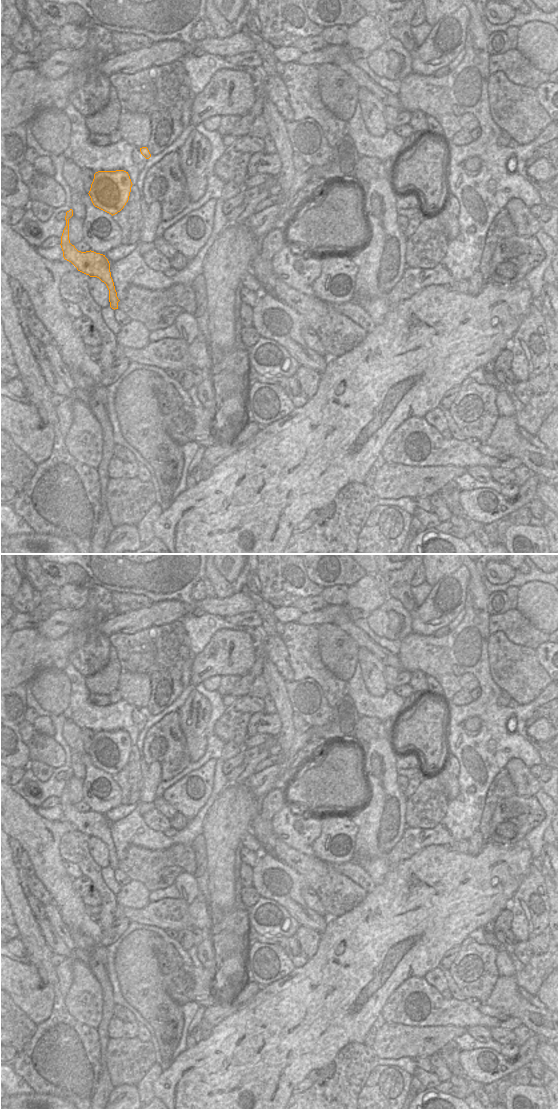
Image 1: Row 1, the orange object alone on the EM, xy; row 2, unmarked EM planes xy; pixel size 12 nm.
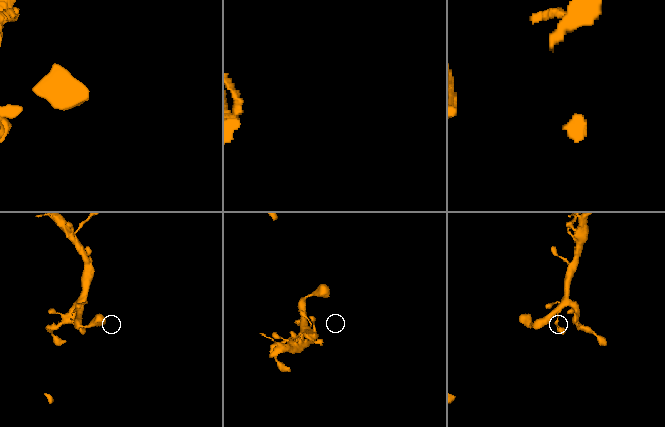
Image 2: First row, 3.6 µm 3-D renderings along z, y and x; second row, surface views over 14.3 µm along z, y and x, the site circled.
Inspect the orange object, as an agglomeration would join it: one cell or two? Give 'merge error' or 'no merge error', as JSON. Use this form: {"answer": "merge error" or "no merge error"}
{"answer": "no merge error"}

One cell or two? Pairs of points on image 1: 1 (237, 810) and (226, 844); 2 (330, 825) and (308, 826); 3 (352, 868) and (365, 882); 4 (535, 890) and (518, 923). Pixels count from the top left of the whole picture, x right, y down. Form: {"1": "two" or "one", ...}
{"1": "one", "2": "two", "3": "one", "4": "one"}

